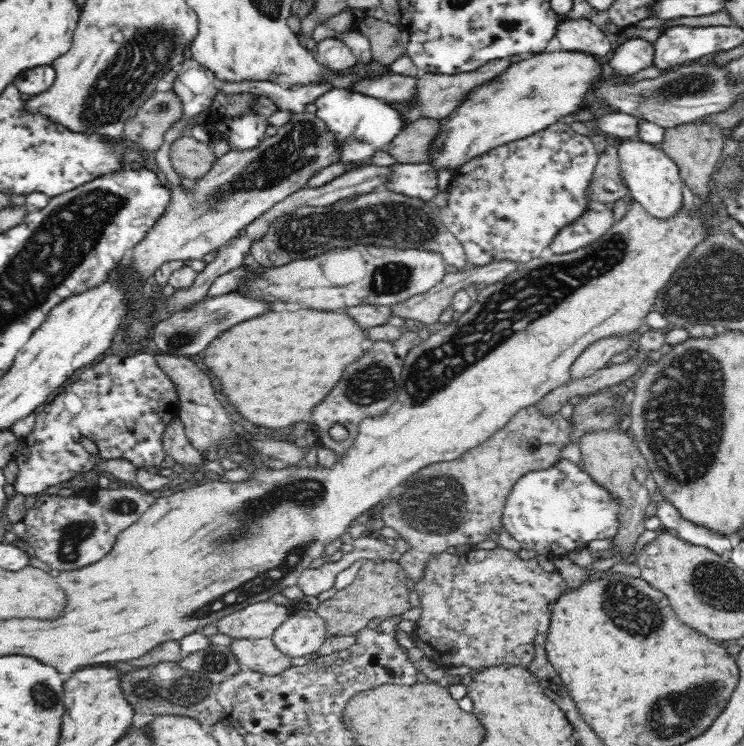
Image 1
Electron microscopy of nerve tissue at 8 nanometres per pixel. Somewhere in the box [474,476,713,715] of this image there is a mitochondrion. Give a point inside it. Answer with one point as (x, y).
(633, 613)

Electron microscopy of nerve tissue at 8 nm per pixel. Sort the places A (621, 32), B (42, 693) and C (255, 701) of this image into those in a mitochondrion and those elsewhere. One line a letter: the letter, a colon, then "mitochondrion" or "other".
A: other
B: mitochondrion
C: other

